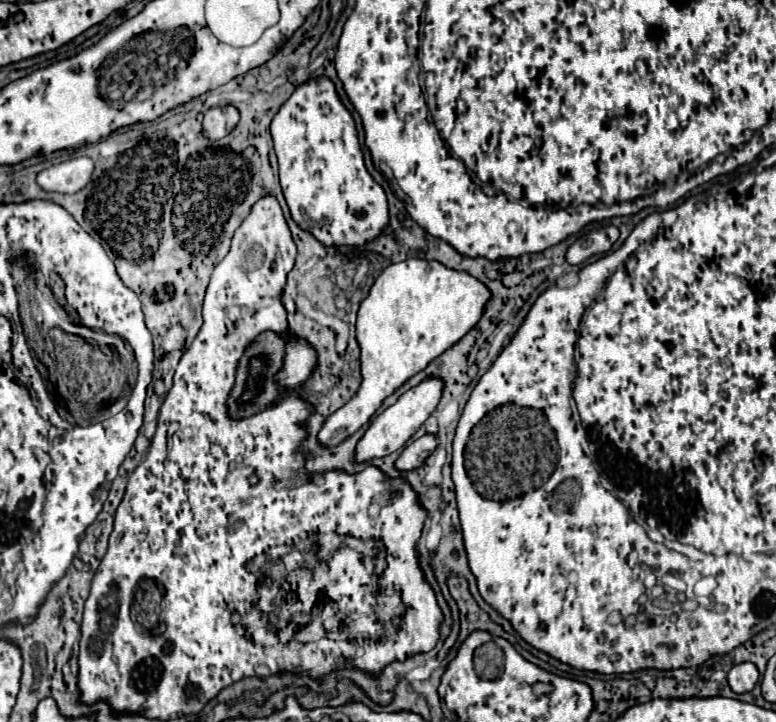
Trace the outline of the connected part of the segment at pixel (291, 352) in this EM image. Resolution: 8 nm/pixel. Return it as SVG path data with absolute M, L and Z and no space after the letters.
M299 340L287 346L287 358L283 370L277 374L277 380L283 386L297 386L307 380L309 372L315 368L315 350Z

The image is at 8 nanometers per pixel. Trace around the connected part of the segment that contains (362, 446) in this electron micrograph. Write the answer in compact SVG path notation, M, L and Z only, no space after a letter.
M427 378L421 384L417 384L415 388L407 390L393 406L389 406L385 412L381 412L369 424L367 432L357 442L353 460L357 464L365 464L373 458L385 458L387 454L401 450L407 444L407 440L411 440L411 436L421 428L421 424L435 412L437 404L439 404L439 398L441 398L441 390L443 390L443 384L439 384L439 380L435 380L435 378Z

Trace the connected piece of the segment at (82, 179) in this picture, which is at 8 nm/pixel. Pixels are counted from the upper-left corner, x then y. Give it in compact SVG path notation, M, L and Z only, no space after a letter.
M77 156L61 164L53 164L37 174L37 184L49 192L73 194L87 184L93 172L93 160L89 156Z

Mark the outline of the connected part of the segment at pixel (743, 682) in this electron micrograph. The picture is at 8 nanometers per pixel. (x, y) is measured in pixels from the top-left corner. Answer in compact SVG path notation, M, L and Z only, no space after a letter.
M741 662L737 666L731 668L729 672L729 686L735 694L743 694L743 692L751 692L753 686L759 680L759 670L753 662Z

